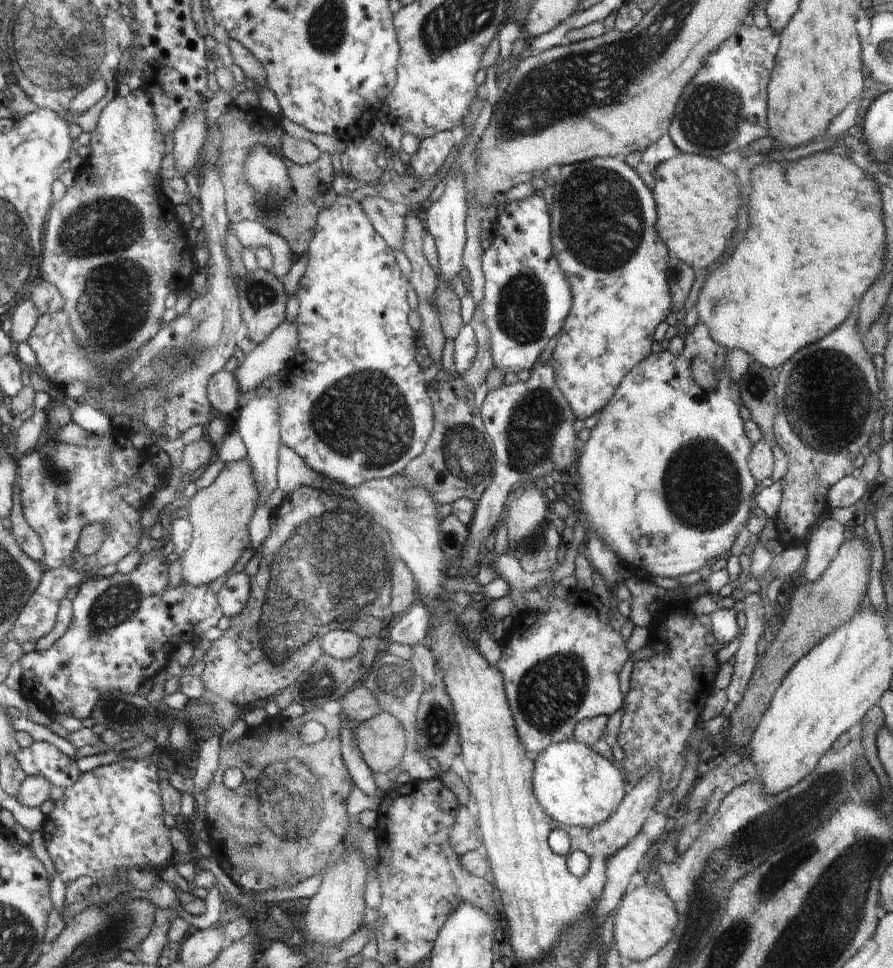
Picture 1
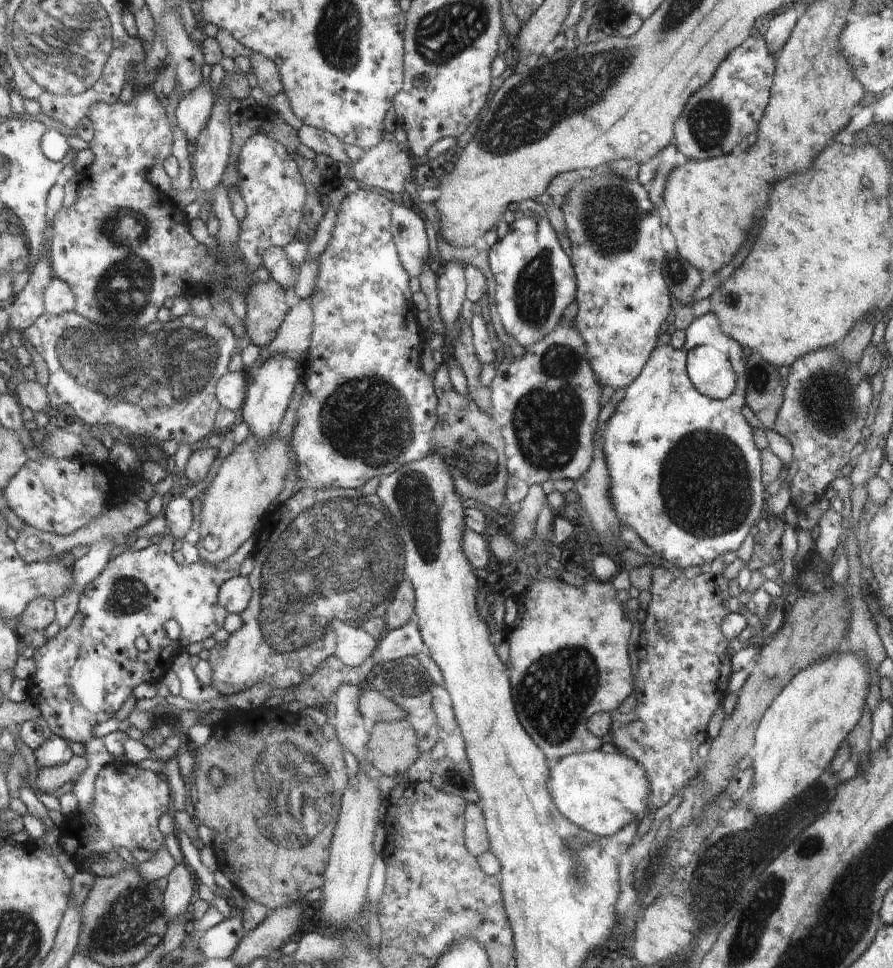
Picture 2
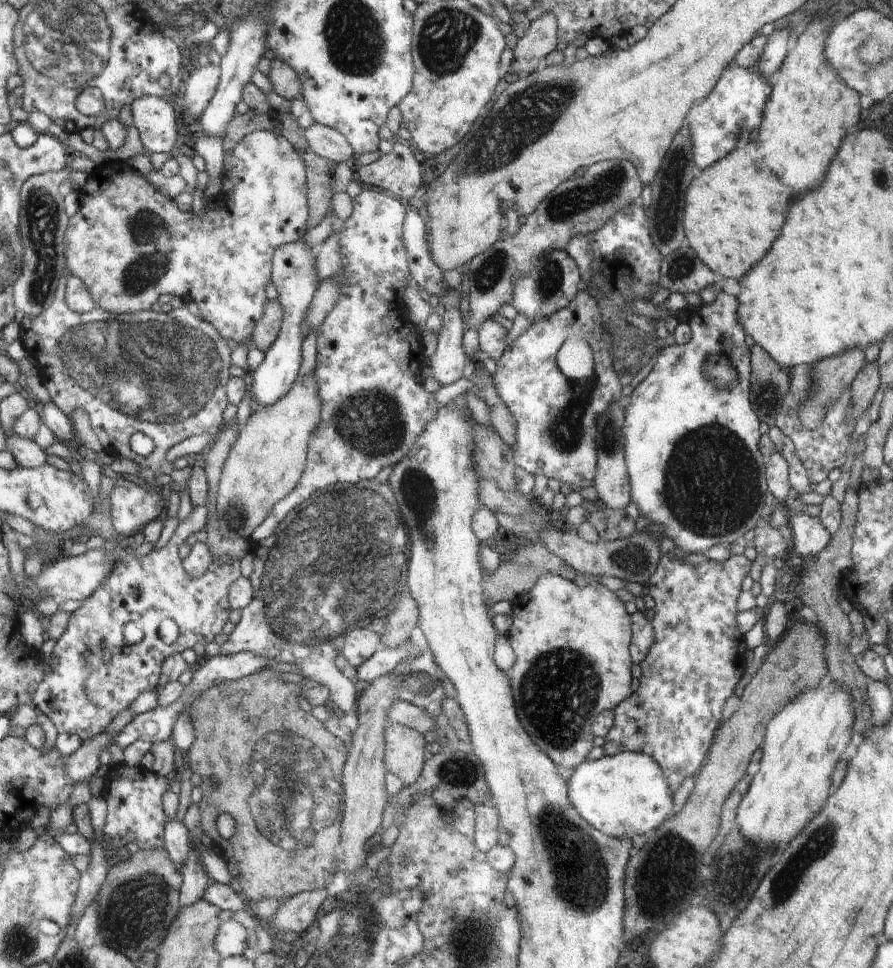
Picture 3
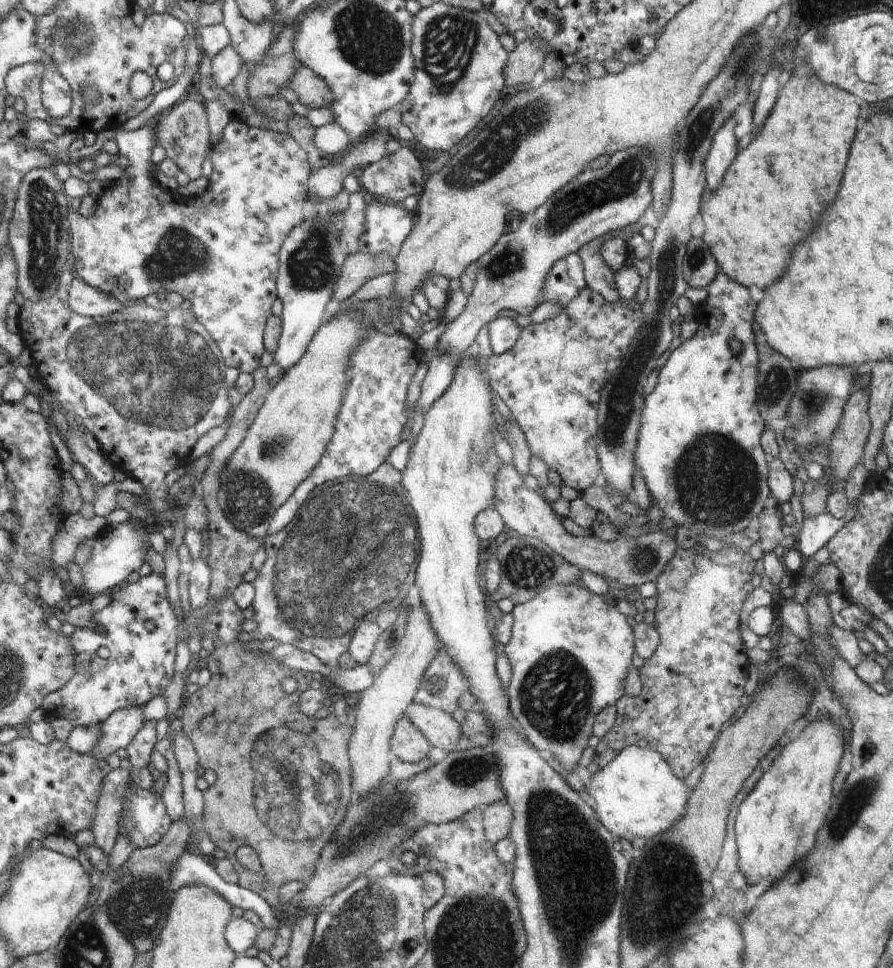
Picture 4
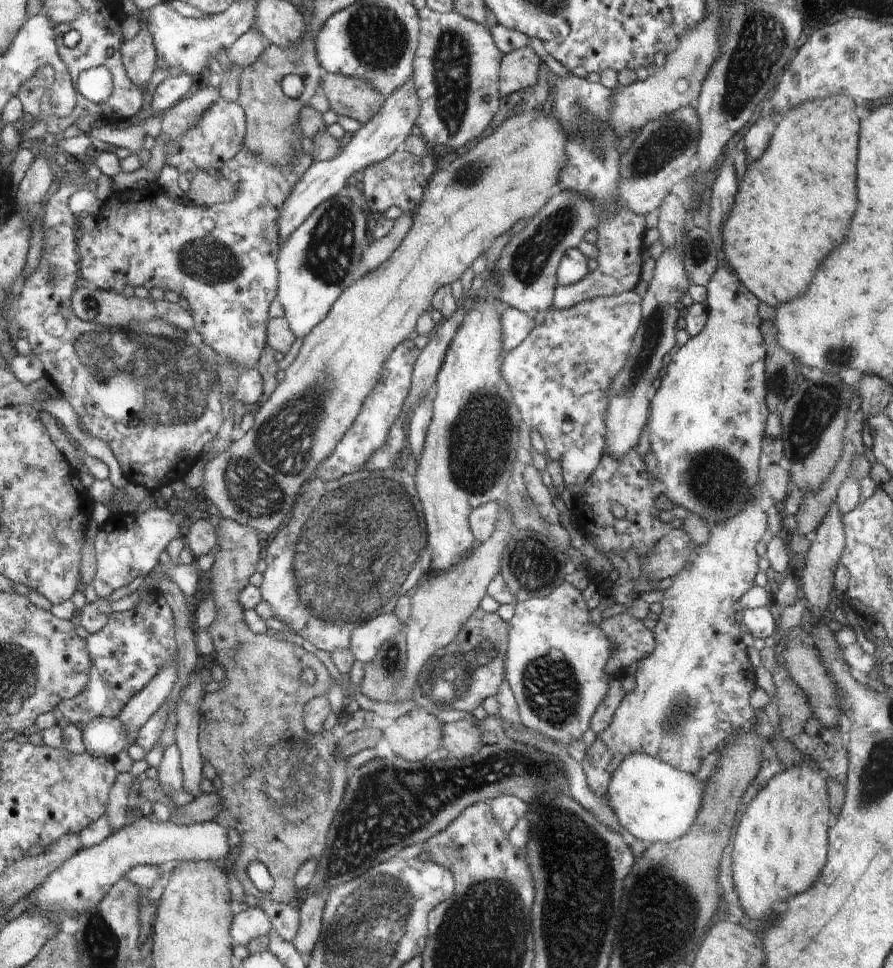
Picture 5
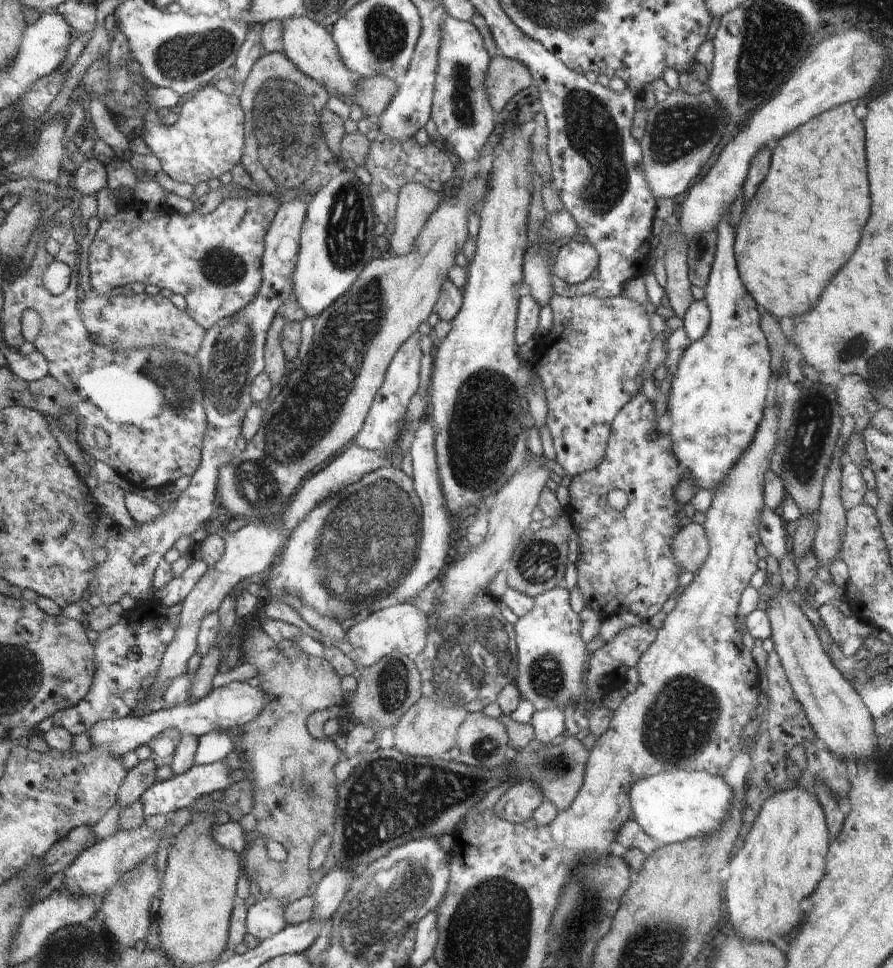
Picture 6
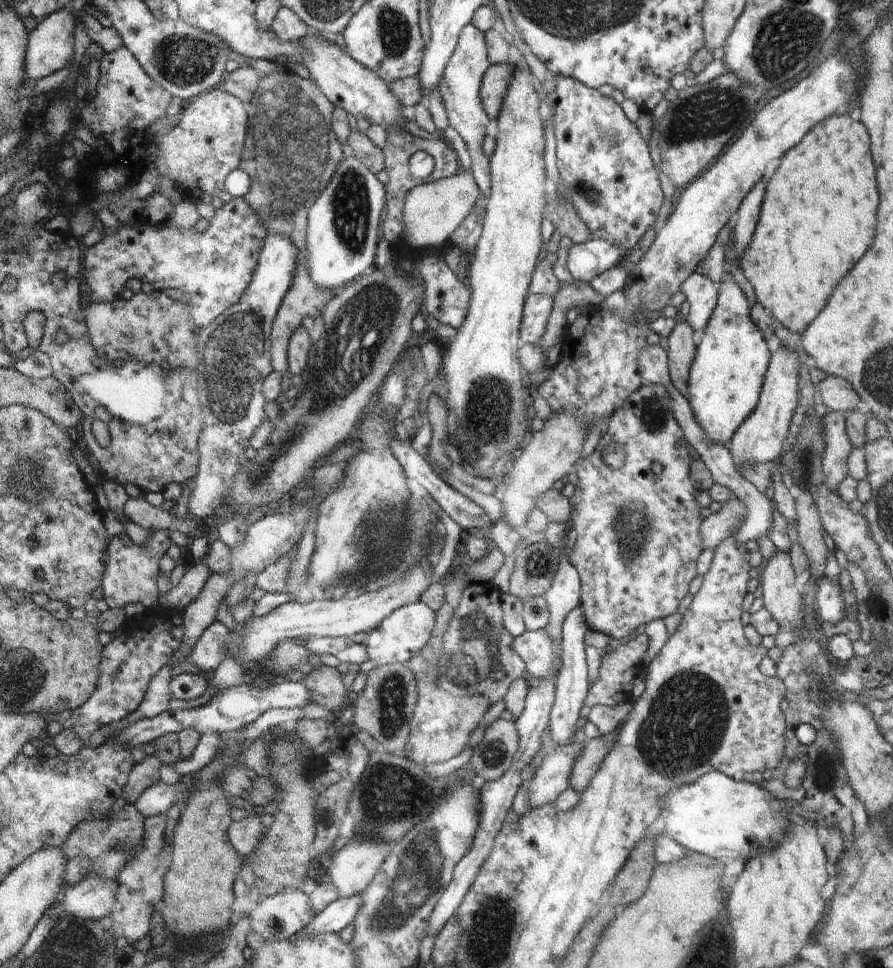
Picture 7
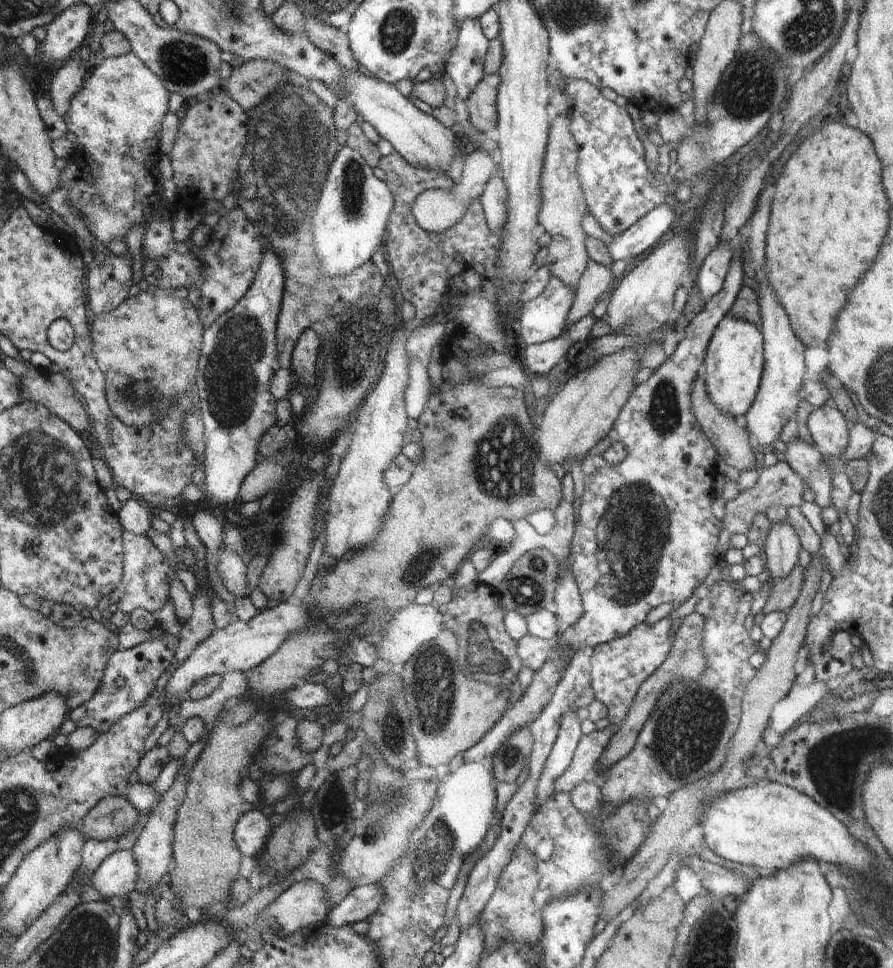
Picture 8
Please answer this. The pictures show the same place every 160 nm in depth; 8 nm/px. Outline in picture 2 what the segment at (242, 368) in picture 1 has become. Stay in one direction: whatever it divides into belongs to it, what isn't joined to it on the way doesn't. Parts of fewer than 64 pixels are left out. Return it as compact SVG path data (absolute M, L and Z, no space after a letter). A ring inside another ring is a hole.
M311 294L291 304L276 338L262 351L262 356L260 353L256 367L275 354L298 359L300 354L310 346L313 326L313 296Z

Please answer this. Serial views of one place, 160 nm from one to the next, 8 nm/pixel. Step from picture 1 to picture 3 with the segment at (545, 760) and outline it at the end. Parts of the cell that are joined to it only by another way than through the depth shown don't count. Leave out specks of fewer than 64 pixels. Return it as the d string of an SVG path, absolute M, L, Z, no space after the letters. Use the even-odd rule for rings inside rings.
M622 751L621 753L606 756L596 761L584 761L573 770L569 786L569 799L575 806L579 815L588 824L594 825L600 832L609 837L631 837L635 834L646 834L650 830L656 830L672 814L672 790L669 788L668 780L665 779L660 764L643 752Z

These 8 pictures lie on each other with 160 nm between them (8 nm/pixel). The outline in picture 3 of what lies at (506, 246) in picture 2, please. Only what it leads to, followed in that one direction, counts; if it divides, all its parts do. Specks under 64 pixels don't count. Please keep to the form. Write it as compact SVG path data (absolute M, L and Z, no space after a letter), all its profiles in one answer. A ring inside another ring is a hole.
M565 250L553 251L533 267L530 275L515 282L510 304L518 313L536 322L538 319L554 315L556 311L570 304L570 300L574 299L578 292L578 282L580 282L580 274L572 257Z

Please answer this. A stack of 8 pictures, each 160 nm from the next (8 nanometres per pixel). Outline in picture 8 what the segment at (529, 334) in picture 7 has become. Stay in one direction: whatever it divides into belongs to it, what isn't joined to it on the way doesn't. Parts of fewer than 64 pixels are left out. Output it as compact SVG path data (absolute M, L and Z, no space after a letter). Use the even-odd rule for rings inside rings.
M552 277L543 292L520 308L517 333L524 345L558 338L567 326L575 288Z

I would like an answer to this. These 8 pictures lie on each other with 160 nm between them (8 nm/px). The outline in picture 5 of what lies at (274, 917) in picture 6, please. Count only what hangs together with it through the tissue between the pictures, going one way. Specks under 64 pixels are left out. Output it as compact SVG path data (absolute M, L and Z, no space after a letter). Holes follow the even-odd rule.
M248 907L235 916L232 923L232 942L240 950L245 950L246 944L257 936L264 936L273 930L270 919L260 907Z

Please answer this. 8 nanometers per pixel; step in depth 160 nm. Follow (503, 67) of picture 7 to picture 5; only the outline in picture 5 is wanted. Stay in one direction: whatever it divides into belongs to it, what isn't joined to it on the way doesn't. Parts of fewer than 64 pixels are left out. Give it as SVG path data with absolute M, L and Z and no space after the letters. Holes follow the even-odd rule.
M530 46L503 55L499 74L500 96L508 96L522 88L537 86L541 60Z

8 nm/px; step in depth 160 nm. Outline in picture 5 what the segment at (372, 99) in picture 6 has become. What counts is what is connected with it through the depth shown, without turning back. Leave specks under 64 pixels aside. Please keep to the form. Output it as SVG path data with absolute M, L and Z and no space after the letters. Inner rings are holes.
M322 73L321 88L328 97L330 110L361 123L368 122L386 99L368 81L340 73Z

